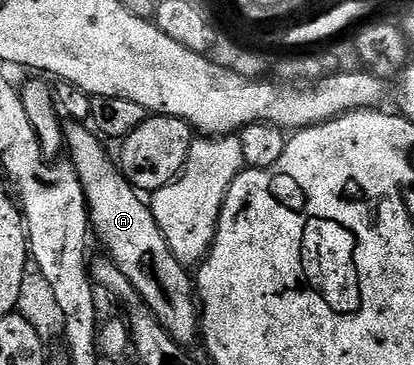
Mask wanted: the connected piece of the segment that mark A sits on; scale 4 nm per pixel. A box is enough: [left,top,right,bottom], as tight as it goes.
[64,123,200,346]

